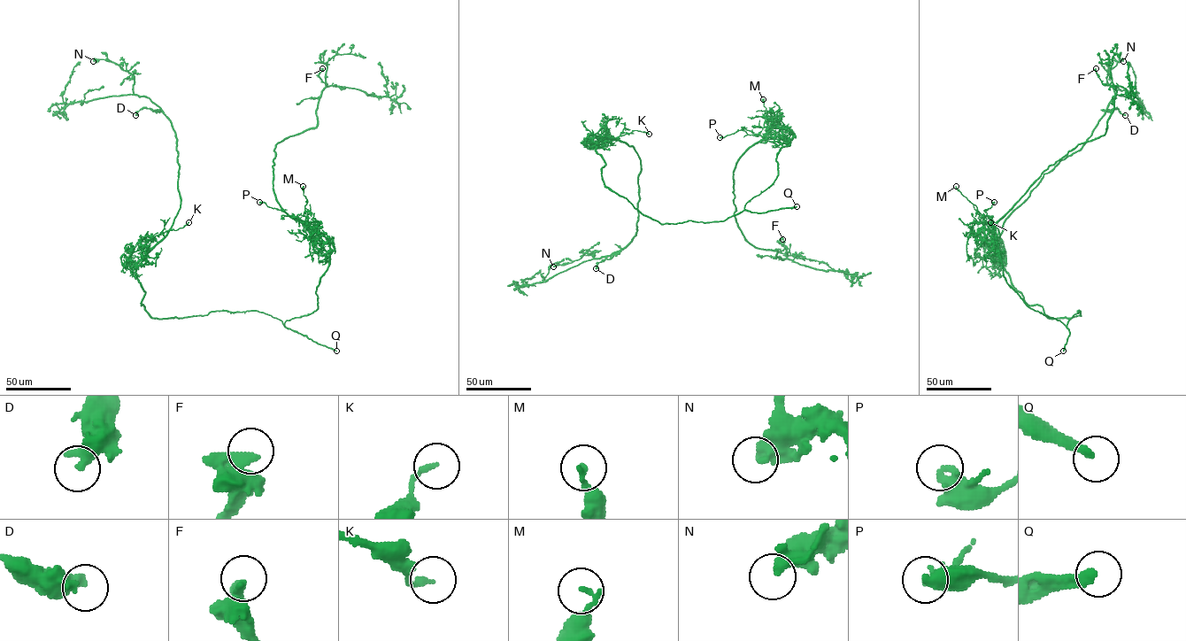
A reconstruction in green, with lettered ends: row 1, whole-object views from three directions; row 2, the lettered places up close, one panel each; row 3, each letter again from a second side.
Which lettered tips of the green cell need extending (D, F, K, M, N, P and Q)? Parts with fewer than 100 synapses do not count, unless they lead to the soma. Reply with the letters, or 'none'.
Q

